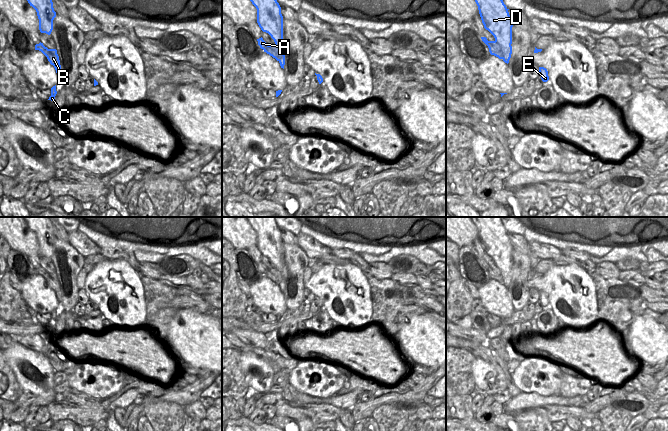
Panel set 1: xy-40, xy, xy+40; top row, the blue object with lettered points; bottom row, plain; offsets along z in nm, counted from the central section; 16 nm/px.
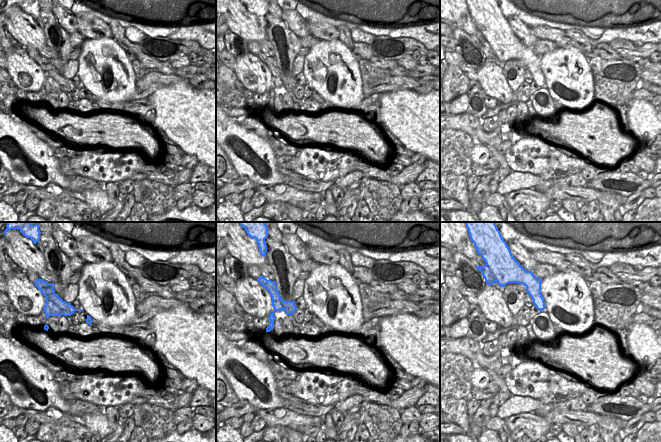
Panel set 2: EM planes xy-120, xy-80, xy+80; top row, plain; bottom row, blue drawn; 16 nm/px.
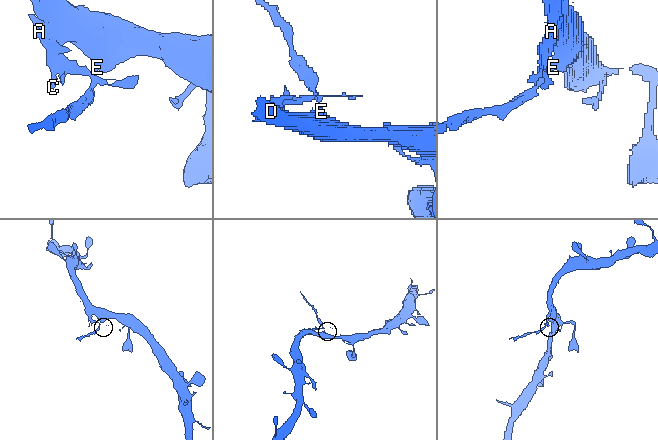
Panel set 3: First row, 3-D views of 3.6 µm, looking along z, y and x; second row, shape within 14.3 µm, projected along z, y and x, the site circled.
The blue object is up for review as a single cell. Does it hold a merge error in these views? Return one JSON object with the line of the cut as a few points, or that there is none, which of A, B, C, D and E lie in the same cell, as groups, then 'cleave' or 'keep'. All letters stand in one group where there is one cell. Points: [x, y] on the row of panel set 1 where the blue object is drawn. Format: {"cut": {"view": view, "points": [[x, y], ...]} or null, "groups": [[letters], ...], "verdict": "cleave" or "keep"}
{"cut": {"view": "xy+40", "points": [[495, 39], [501, 48], [503, 56], [508, 60]]}, "groups": [["A", "B", "C"], ["D", "E"]], "verdict": "cleave"}

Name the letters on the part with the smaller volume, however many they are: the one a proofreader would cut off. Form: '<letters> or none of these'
A, B, C

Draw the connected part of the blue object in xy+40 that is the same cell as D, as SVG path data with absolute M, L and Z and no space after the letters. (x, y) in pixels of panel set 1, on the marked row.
M475 0L484 25L501 46L504 59L510 60L512 54L513 21L503 0Z

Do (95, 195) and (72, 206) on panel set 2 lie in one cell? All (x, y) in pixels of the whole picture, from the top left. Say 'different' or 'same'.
different

